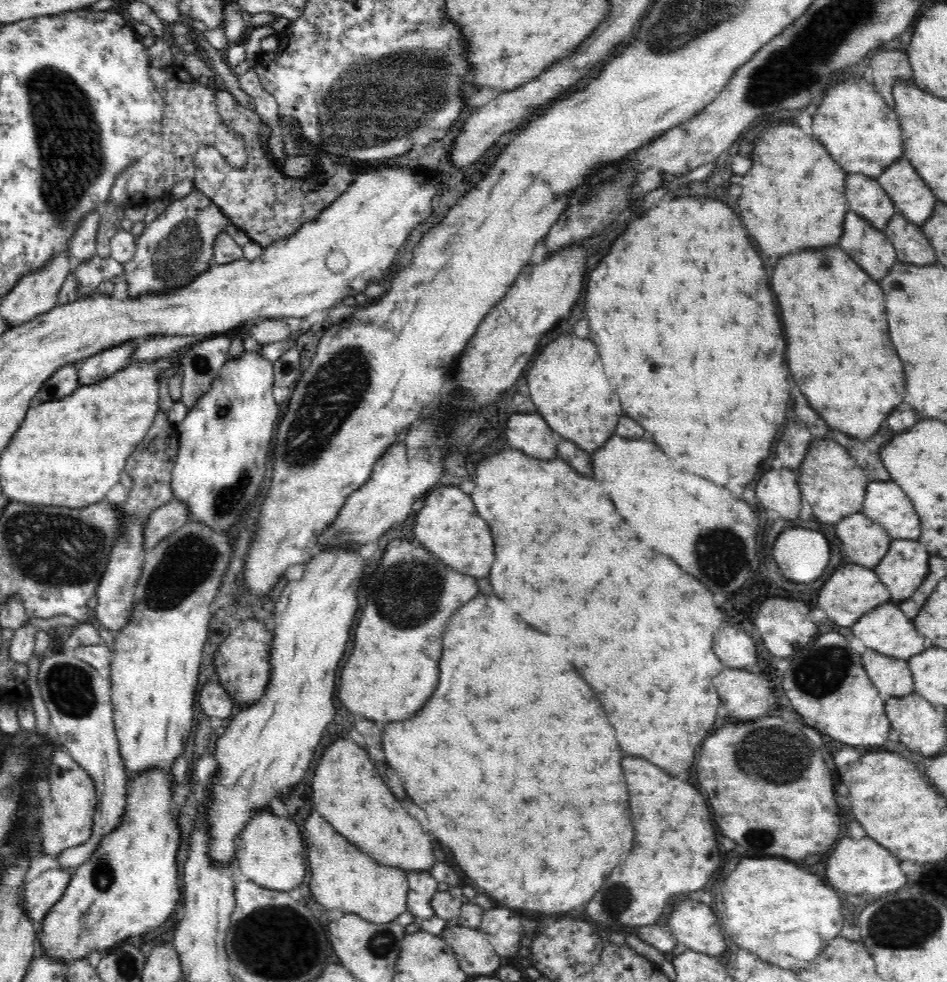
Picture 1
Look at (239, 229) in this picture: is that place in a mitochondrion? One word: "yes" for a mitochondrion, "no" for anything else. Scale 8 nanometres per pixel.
no

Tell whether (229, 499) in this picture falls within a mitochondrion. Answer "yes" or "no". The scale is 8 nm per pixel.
yes

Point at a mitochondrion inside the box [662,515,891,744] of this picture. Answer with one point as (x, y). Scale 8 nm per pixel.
(828, 666)

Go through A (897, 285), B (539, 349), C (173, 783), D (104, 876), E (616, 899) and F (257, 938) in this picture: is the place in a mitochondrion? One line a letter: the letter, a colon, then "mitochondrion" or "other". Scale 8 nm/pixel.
A: other
B: other
C: other
D: mitochondrion
E: mitochondrion
F: mitochondrion

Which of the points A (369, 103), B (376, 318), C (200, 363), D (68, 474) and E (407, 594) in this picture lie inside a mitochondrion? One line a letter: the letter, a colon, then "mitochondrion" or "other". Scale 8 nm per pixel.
A: mitochondrion
B: other
C: mitochondrion
D: other
E: mitochondrion

